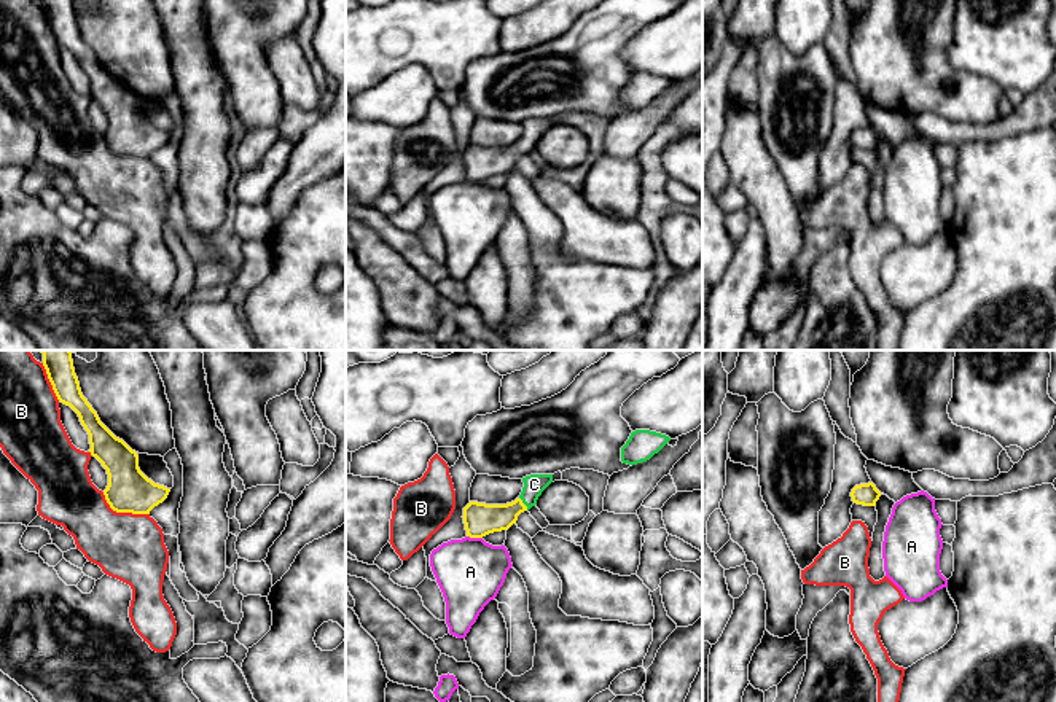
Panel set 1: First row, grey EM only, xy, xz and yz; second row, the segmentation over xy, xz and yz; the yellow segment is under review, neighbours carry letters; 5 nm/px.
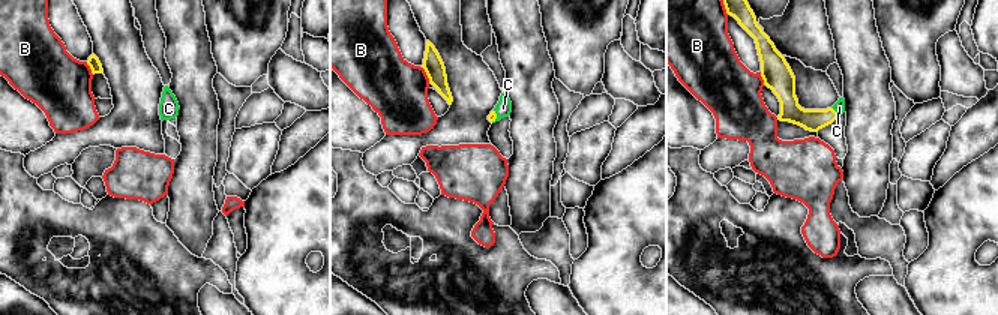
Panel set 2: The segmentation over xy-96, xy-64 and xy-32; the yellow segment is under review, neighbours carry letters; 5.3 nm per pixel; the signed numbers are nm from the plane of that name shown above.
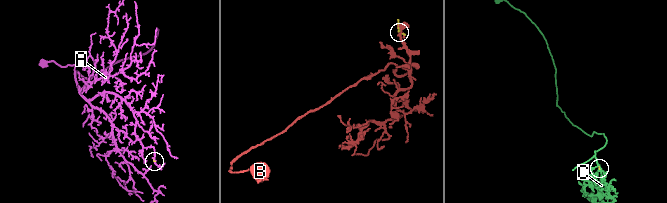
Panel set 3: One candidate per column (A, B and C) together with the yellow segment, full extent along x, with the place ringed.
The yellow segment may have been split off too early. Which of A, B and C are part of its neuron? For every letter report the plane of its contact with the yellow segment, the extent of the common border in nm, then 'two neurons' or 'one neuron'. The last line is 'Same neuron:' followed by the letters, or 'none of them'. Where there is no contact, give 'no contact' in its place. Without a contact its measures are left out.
A: meets yellow in xz; contact 80 nm long; two neurons
B: meets yellow in xy; contact 260 nm long; two neurons
C: meets yellow in xz; contact 80 nm long; one neuron
Same neuron: C

